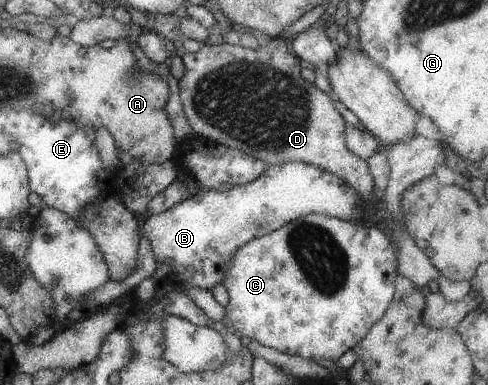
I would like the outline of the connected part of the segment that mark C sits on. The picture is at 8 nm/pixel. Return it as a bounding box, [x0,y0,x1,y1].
[220,212,398,361]

